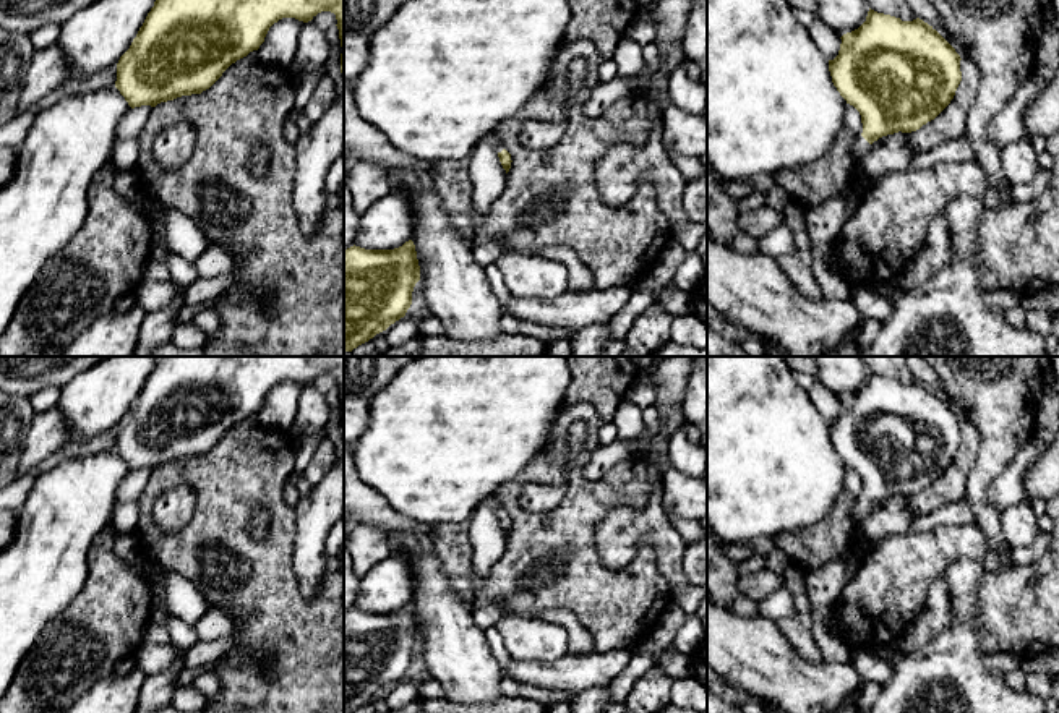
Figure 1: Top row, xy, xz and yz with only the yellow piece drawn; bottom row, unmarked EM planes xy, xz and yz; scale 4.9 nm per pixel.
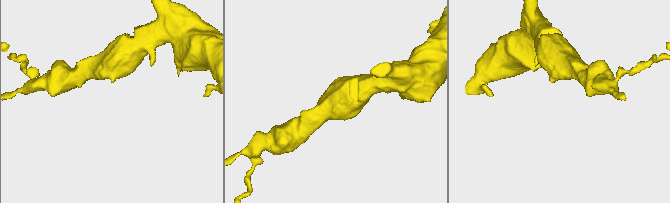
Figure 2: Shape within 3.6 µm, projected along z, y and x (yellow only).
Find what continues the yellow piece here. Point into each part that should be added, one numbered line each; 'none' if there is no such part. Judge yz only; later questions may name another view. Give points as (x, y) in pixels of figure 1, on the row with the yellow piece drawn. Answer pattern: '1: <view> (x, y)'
1: yz (861, 146)

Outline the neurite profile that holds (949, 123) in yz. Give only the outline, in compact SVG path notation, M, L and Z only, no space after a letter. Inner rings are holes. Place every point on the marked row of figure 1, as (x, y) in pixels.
M960 60L962 81L950 104L920 130L907 133L908 144L915 154L928 152L949 139L965 134L965 122L978 97L981 75L978 66Z

